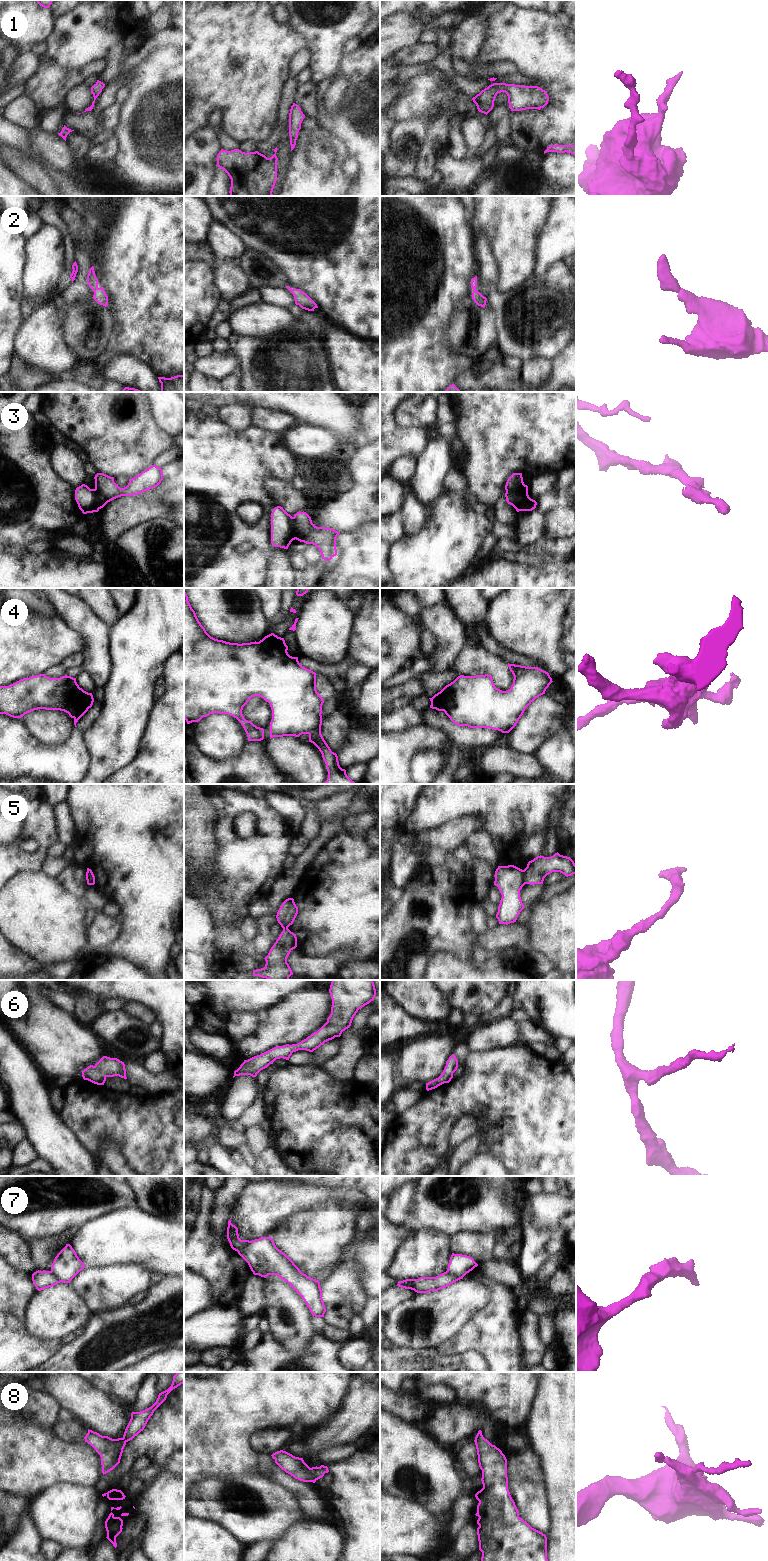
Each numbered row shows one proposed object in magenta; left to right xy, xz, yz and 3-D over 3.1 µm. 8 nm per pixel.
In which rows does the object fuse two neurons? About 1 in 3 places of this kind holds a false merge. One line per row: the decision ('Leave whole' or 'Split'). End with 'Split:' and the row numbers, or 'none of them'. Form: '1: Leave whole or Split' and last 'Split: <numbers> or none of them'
1: Leave whole
2: Leave whole
3: Split
4: Split
5: Split
6: Leave whole
7: Split
8: Leave whole
Split: 3, 4, 5, 7.

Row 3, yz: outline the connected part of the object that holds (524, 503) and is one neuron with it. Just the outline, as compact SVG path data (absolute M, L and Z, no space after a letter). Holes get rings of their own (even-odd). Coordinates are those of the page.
M528 492L515 494L514 498L517 500L517 504L514 507L517 512L532 511L536 508L537 502L529 497Z

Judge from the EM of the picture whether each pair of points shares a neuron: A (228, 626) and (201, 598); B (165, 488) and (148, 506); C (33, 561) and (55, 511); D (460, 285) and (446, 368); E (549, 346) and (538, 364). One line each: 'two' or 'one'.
A: one
B: two
C: two
D: one
E: two

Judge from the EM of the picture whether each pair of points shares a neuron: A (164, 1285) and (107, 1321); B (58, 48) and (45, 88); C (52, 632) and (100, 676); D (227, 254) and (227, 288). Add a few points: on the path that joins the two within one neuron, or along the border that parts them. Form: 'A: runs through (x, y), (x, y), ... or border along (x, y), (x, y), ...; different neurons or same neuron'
A: runs through (154, 1300), (133, 1321), (122, 1321); same neuron
B: border along (45, 53), (63, 67), (76, 69); different neurons
C: border along (74, 628), (86, 639), (84, 650); different neurons
D: border along (210, 246), (214, 260), (217, 263), (237, 264); different neurons

